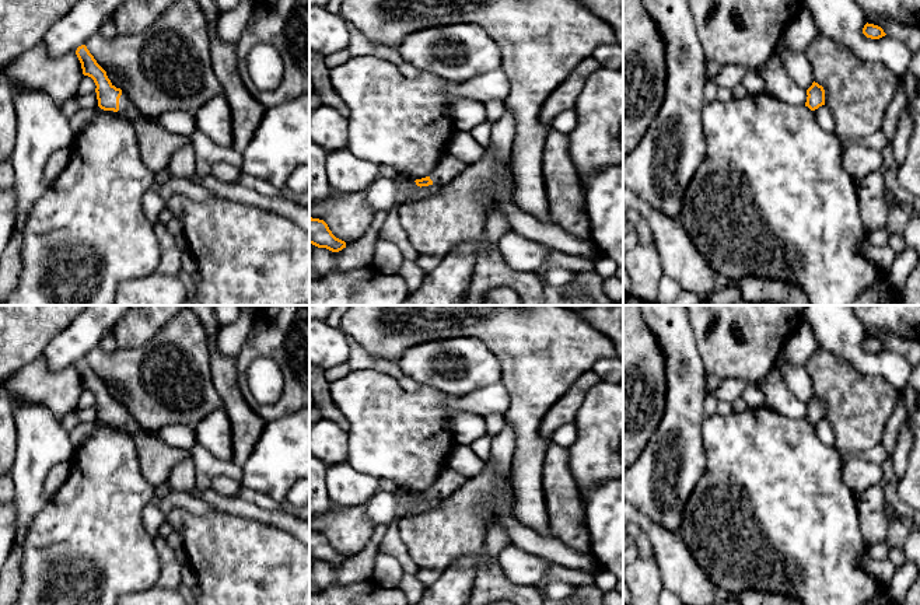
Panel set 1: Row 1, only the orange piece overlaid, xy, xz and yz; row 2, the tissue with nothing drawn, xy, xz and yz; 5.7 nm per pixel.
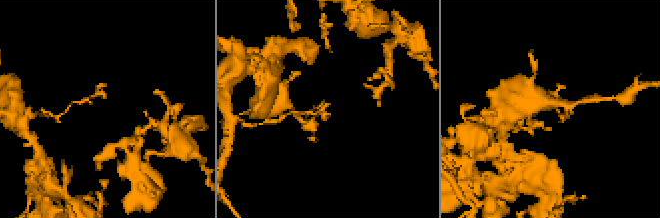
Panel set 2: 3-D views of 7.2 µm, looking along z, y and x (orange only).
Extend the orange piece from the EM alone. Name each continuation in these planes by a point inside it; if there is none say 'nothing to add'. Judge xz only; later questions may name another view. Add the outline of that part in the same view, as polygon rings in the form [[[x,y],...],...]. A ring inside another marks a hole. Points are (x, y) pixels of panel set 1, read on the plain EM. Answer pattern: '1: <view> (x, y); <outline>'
1: xz (448, 481); [[[445,466],[435,483],[430,487],[430,493],[433,494],[433,499],[444,500],[459,489],[466,480],[466,476]]]

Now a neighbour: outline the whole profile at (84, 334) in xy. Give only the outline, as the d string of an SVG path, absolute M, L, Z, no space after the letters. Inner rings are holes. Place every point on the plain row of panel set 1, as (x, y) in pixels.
M87 305L43 349L42 357L48 368L74 367L91 350L98 349L105 336L113 335L130 308L132 305Z

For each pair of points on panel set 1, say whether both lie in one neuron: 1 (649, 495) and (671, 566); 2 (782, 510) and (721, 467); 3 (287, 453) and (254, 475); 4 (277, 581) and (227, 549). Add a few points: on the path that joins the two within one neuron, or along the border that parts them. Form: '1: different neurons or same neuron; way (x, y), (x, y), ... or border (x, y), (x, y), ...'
1: different neurons; border (637, 509), (651, 520), (678, 534)
2: same neuron; way (766, 495), (737, 467)
3: same neuron; way (279, 460), (262, 472)
4: same neuron; way (265, 580), (258, 580), (240, 562)

